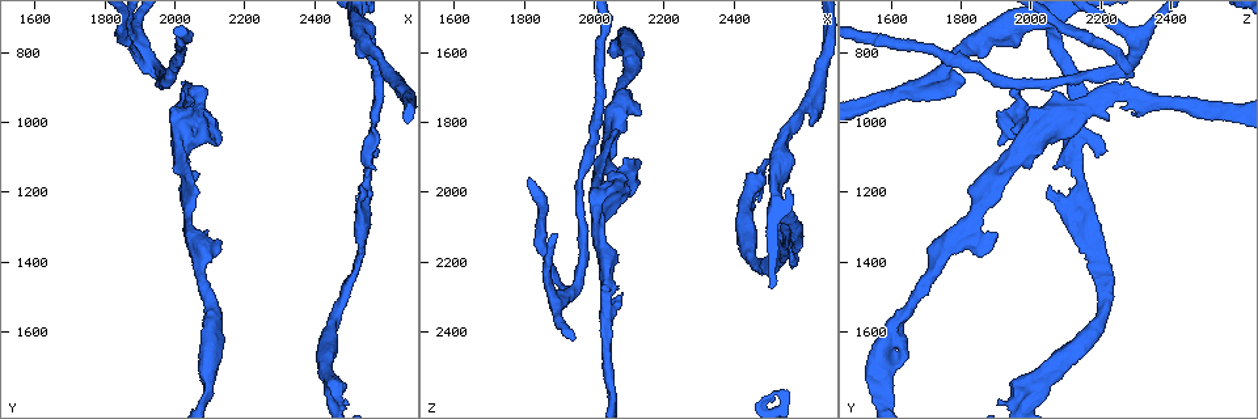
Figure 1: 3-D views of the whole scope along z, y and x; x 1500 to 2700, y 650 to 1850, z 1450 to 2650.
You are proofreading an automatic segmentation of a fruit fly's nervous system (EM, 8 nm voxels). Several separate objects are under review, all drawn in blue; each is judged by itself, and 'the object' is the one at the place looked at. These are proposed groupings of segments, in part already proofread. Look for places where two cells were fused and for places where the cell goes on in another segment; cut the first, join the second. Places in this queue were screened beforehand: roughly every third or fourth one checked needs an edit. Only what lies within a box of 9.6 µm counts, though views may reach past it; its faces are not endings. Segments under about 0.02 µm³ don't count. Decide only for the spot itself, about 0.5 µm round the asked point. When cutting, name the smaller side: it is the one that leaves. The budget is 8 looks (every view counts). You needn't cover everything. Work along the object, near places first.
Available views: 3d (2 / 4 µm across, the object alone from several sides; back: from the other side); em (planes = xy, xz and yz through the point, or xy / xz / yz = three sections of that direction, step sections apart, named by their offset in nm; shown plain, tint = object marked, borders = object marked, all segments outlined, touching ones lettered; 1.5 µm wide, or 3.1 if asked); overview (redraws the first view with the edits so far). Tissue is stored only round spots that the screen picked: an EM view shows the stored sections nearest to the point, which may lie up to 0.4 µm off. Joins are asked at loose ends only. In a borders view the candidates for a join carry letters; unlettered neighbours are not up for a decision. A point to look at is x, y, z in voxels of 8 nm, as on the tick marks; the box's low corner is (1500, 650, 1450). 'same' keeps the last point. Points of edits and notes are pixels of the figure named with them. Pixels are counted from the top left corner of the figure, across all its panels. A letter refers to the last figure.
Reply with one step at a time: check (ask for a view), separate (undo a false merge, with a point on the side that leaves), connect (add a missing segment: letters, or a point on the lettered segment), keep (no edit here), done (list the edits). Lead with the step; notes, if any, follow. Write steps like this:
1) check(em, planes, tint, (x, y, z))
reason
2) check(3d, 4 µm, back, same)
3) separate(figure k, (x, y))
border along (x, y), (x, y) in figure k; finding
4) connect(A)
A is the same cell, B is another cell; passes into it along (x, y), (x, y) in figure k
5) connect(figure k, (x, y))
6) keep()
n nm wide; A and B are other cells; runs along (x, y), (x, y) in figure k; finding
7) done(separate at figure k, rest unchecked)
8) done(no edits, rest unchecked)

check(em, xy, step 4, borders, (2040, 1320, 1900))
free end

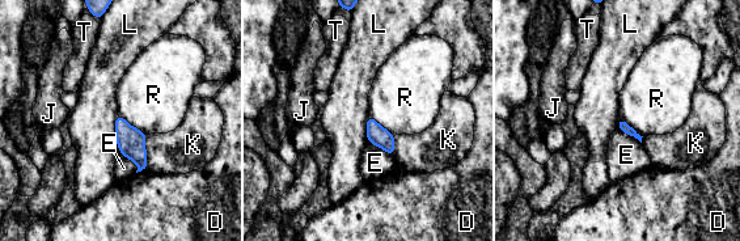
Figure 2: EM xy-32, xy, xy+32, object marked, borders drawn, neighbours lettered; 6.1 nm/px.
keep()
D, E, J, K, L, R and T are other cells; none of them fits

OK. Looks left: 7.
check(em, yz, step 4, tint, (2450, 1570, 2190))

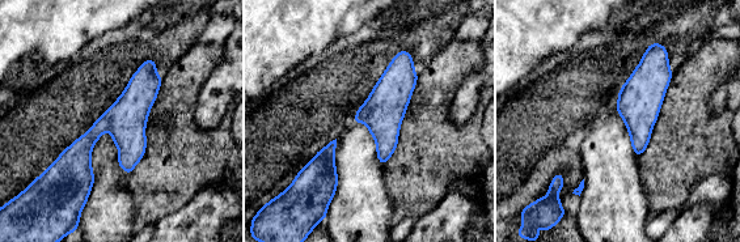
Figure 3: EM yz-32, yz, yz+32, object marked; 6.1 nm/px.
check(em, xz, step 8, borders, same)
cut it another way

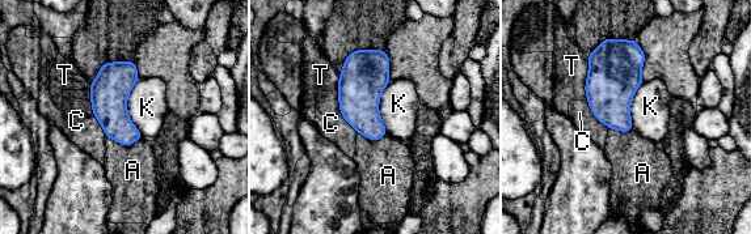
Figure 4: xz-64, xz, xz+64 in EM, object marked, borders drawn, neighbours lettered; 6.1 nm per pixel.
keep()
A, C, K and T are other cells; all the same cell

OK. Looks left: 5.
check(3d, 4 µm, (2430, 1720, 2020))
arms run side by side

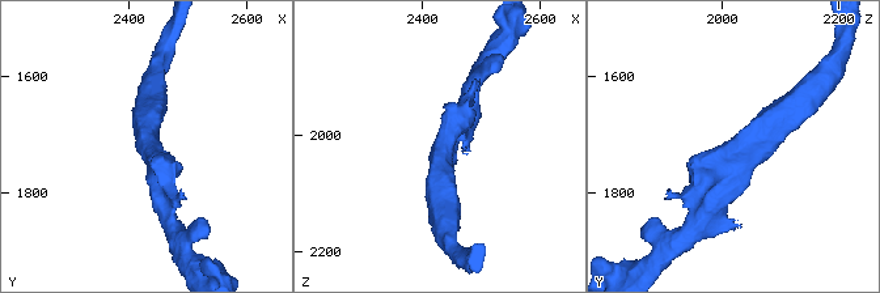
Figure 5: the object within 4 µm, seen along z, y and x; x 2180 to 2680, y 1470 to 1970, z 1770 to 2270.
check(em, xy, step 8, tint, (2430, 1725, 2025))

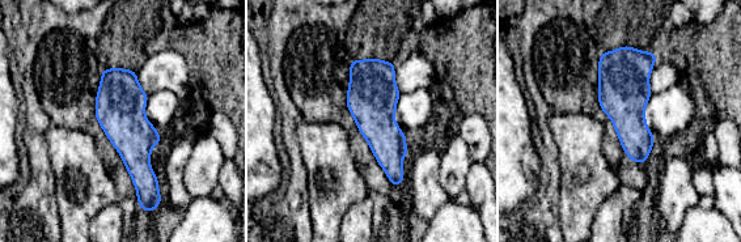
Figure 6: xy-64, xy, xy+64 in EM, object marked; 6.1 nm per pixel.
check(em, planes, borders, same)
cut it another way

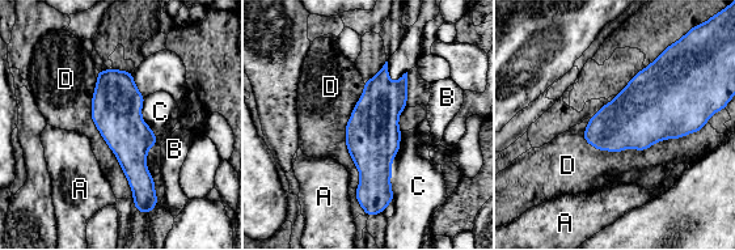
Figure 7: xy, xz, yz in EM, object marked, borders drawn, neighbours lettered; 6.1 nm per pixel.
keep()
280 nm wide; A, B, C and D are other cells; border along (705, 122), (643, 149), (583, 139) in figure 7; one cell here

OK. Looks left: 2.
done(no edits, rest unchecked)

